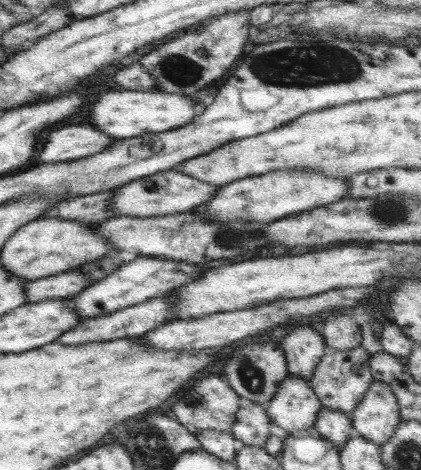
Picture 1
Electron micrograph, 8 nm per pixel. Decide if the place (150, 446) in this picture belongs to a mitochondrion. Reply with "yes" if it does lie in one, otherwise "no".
yes

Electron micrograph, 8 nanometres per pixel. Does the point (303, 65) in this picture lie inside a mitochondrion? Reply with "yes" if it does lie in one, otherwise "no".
yes

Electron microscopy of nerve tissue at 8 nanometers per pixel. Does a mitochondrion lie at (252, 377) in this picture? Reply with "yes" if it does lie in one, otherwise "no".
yes

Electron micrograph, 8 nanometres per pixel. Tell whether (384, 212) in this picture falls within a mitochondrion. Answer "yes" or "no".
yes

